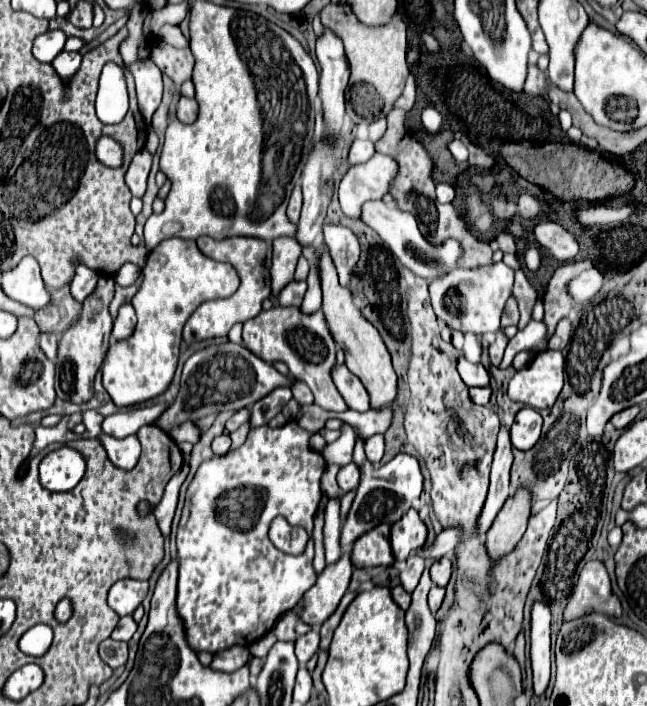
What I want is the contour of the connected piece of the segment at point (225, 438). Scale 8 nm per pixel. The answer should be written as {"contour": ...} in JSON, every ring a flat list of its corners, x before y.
{"contour":[[223,433,223,435,219,435,219,437,213,439,211,449,213,449,215,455,225,455,229,451,229,445,231,445,231,439,229,439,229,435]]}

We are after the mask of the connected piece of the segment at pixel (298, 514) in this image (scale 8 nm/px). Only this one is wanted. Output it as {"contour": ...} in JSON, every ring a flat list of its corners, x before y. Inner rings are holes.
{"contour":[[295,419,285,423,283,427,277,427,277,429,271,429,269,425,263,425,263,427,257,427,257,429,251,429,249,431,249,437,247,441,235,449,233,453,225,455,225,457,213,457,209,461,203,461,201,467,197,469,189,489,187,489,187,499,185,499,185,507,183,507,183,517,179,521,179,529,177,529,177,553,179,553,179,585,177,585,177,609,179,609,179,615,185,623,185,633,187,633,187,641,189,645,199,653,199,651,209,651,209,653,217,653,217,651,223,651,231,645,253,645,259,637,263,637,265,633,271,631,271,627,275,625,275,621,289,609,293,609,301,597,305,595,305,591,309,591,315,581,317,581,317,575,313,571,313,537,309,537,309,543,307,543,307,549,305,553,301,555,287,555,279,549,273,547,273,543,269,541,267,537,267,531,269,531,269,523,277,517,277,515,283,515,291,525,301,525,307,529,307,533,311,535,313,533,313,517,315,517,315,511,319,507,319,501,321,501,321,487,319,487,319,481,321,481,321,475,327,467,323,455,319,451,313,451,309,447,309,439,313,437,311,431,303,429]]}

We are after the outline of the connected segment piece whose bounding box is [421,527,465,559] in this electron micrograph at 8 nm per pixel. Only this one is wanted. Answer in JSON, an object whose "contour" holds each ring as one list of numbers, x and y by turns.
{"contour":[[445,527,445,529,437,535,435,543,433,543,431,547,427,547,421,555,423,555,425,559,439,559,439,557,443,557,443,555,453,555,453,551,455,551,455,547,459,545,463,533,465,533,463,527]]}

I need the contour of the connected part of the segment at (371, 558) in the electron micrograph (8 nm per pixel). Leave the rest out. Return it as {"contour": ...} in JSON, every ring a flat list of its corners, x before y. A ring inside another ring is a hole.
{"contour":[[381,523,375,529,361,535,355,541,351,559,359,567,391,565,395,561,395,555,391,549,391,527,387,523]]}

